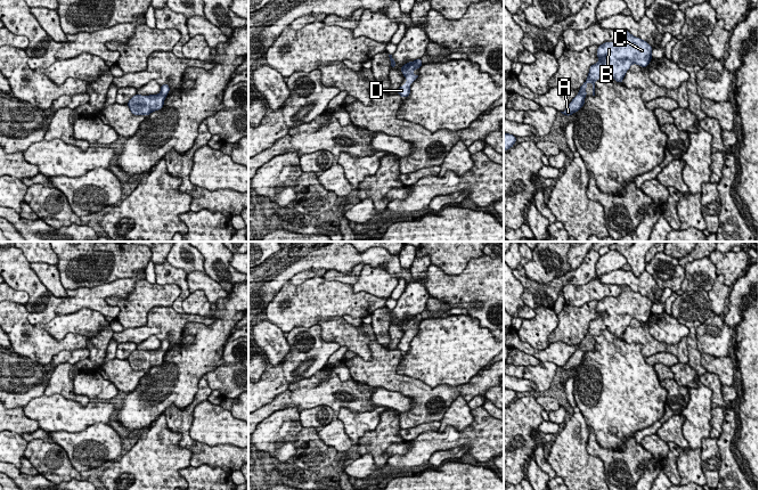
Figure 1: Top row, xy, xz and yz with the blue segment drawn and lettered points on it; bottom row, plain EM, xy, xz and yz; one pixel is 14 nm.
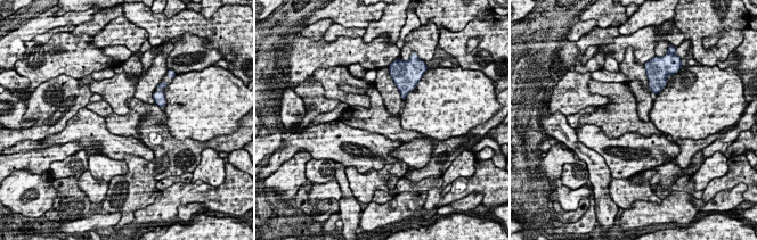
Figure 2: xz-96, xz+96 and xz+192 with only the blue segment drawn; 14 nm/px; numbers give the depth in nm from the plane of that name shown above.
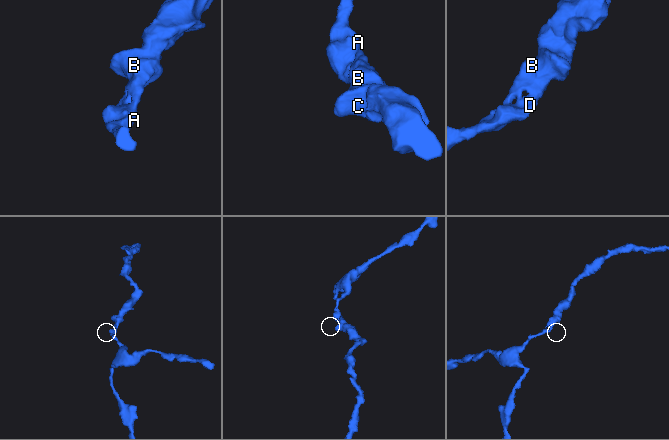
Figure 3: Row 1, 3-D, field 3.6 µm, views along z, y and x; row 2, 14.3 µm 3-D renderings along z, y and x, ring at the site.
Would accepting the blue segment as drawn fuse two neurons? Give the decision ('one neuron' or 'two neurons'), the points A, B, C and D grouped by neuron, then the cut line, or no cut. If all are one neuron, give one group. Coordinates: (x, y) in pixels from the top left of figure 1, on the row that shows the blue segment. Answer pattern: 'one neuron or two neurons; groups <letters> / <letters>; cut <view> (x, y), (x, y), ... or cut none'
one neuron; groups A B C D; cut none

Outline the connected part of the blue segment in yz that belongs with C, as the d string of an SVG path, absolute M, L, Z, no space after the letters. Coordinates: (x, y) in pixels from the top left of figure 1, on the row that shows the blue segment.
M627 30L621 31L618 42L605 42L598 46L597 59L599 62L589 67L587 80L580 87L579 93L561 113L570 116L583 106L588 82L593 84L593 96L595 96L594 82L599 80L602 74L607 74L617 82L622 83L625 74L632 64L647 67L652 59L652 50L653 48L646 41L631 35Z

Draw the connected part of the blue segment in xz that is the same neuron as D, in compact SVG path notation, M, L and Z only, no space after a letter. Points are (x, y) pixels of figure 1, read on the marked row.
M421 58L414 60L414 62L409 62L407 64L405 64L403 66L401 66L401 72L402 75L407 79L407 82L403 83L402 87L399 87L398 89L398 95L400 95L402 98L406 98L410 95L410 84L414 83L414 81L418 77L418 75L414 75L413 71L415 68L419 70L419 67L423 65Z

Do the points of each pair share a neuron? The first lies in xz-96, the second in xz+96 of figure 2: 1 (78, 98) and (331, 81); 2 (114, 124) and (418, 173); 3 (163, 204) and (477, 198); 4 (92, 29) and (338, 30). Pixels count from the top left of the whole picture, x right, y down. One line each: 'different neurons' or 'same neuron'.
1: different neurons
2: same neuron
3: different neurons
4: same neuron

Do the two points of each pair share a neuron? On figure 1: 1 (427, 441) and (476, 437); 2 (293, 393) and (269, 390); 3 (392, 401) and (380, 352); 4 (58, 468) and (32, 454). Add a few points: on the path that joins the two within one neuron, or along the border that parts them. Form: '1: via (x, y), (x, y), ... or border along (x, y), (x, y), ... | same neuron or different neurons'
1: via (440, 441), (464, 439) | same neuron
2: border along (305, 377), (292, 382), (284, 391), (260, 407) | different neurons
3: border along (374, 386), (406, 394), (411, 401), (411, 407) | different neurons
4: via (51, 462), (46, 456), (39, 454) | same neuron

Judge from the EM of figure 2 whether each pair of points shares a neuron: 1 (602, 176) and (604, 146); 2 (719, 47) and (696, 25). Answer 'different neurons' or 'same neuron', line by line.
1: different neurons
2: same neuron

